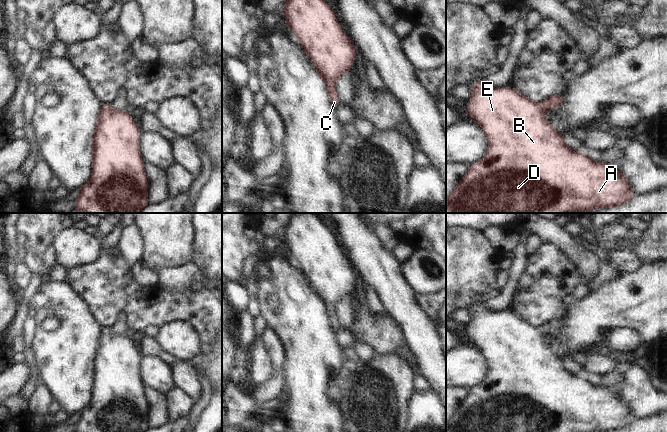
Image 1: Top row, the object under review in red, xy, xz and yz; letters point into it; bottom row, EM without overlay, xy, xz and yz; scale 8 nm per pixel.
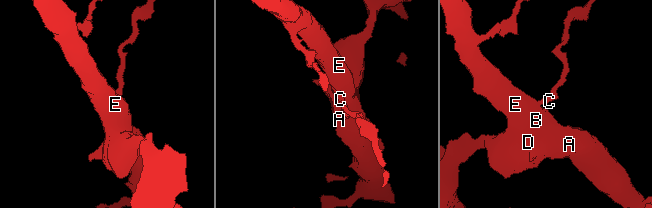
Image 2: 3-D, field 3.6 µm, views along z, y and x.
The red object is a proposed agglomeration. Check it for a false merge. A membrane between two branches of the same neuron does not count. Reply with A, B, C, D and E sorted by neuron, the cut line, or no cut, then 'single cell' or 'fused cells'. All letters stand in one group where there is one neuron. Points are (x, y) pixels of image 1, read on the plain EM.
groups A B C D E; cut none; single cell

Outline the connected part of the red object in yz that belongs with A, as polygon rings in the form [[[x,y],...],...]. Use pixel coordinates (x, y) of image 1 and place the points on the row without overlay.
[[[483,304],[470,309],[474,315],[474,320],[466,329],[466,335],[473,346],[479,348],[489,366],[489,375],[485,380],[472,390],[468,391],[468,395],[458,409],[453,413],[451,419],[447,423],[446,432],[613,432],[615,430],[623,429],[636,420],[634,414],[629,410],[626,400],[623,396],[614,393],[609,388],[601,385],[592,385],[588,380],[582,378],[580,375],[570,373],[564,365],[564,361],[560,359],[544,341],[544,334],[555,334],[557,331],[564,328],[564,321],[560,318],[553,318],[545,325],[539,328],[534,327],[517,314],[506,310],[503,312],[487,312]]]

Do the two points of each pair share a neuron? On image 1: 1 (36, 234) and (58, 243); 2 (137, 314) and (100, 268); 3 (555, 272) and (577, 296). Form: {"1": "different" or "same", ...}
{"1": "different", "2": "same", "3": "different"}

